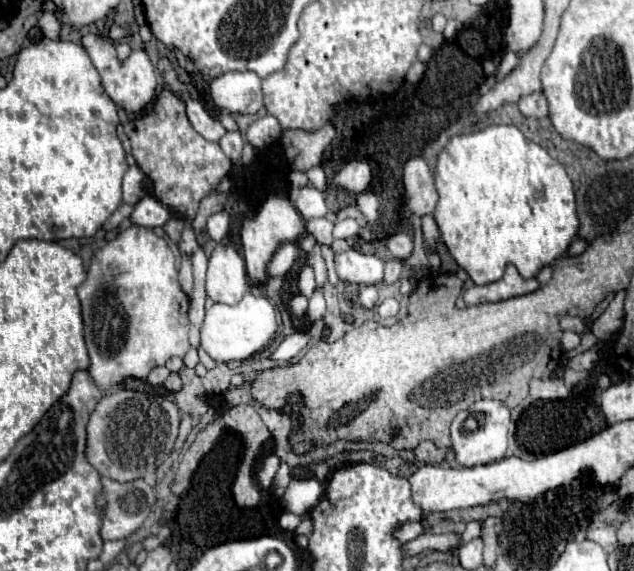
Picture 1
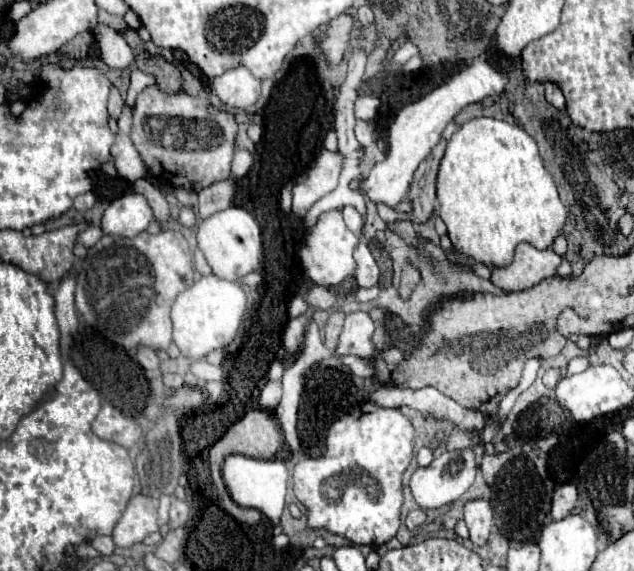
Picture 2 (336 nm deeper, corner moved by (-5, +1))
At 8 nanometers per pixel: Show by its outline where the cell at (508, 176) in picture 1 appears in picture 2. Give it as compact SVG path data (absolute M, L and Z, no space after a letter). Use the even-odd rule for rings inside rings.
M473 118L451 136L439 166L437 202L437 214L449 228L453 248L487 268L507 266L515 246L521 242L529 242L537 250L551 248L567 222L567 208L557 194L555 180L539 156L537 142L523 128L495 118Z

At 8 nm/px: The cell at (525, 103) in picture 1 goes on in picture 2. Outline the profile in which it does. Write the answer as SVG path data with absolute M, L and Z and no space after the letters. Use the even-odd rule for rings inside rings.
M547 82L547 84L545 84L545 98L547 98L547 102L551 102L555 108L559 108L559 110L563 110L563 108L565 108L563 92L561 92L555 84L551 84L551 82Z

